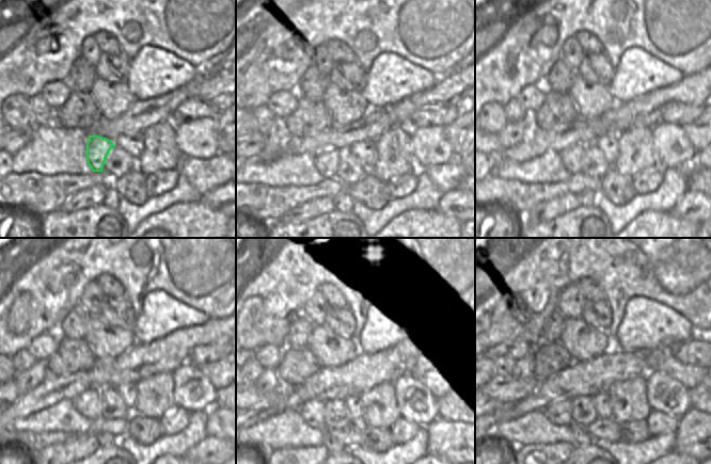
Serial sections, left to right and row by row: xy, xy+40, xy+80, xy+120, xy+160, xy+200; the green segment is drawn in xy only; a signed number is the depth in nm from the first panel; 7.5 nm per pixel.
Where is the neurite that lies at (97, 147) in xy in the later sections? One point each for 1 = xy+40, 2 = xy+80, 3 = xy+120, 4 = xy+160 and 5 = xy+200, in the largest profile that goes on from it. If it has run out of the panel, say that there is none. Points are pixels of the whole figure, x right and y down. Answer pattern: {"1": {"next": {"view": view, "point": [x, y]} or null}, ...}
{"1": {"next": {"view": "xy+40", "point": [328, 161]}}, "2": {"next": {"view": "xy+80", "point": [571, 158]}}, "3": {"next": {"view": "xy+120", "point": [89, 403]}}, "4": {"next": {"view": "xy+160", "point": [316, 413]}}, "5": {"next": {"view": "xy+200", "point": [561, 412]}}}

